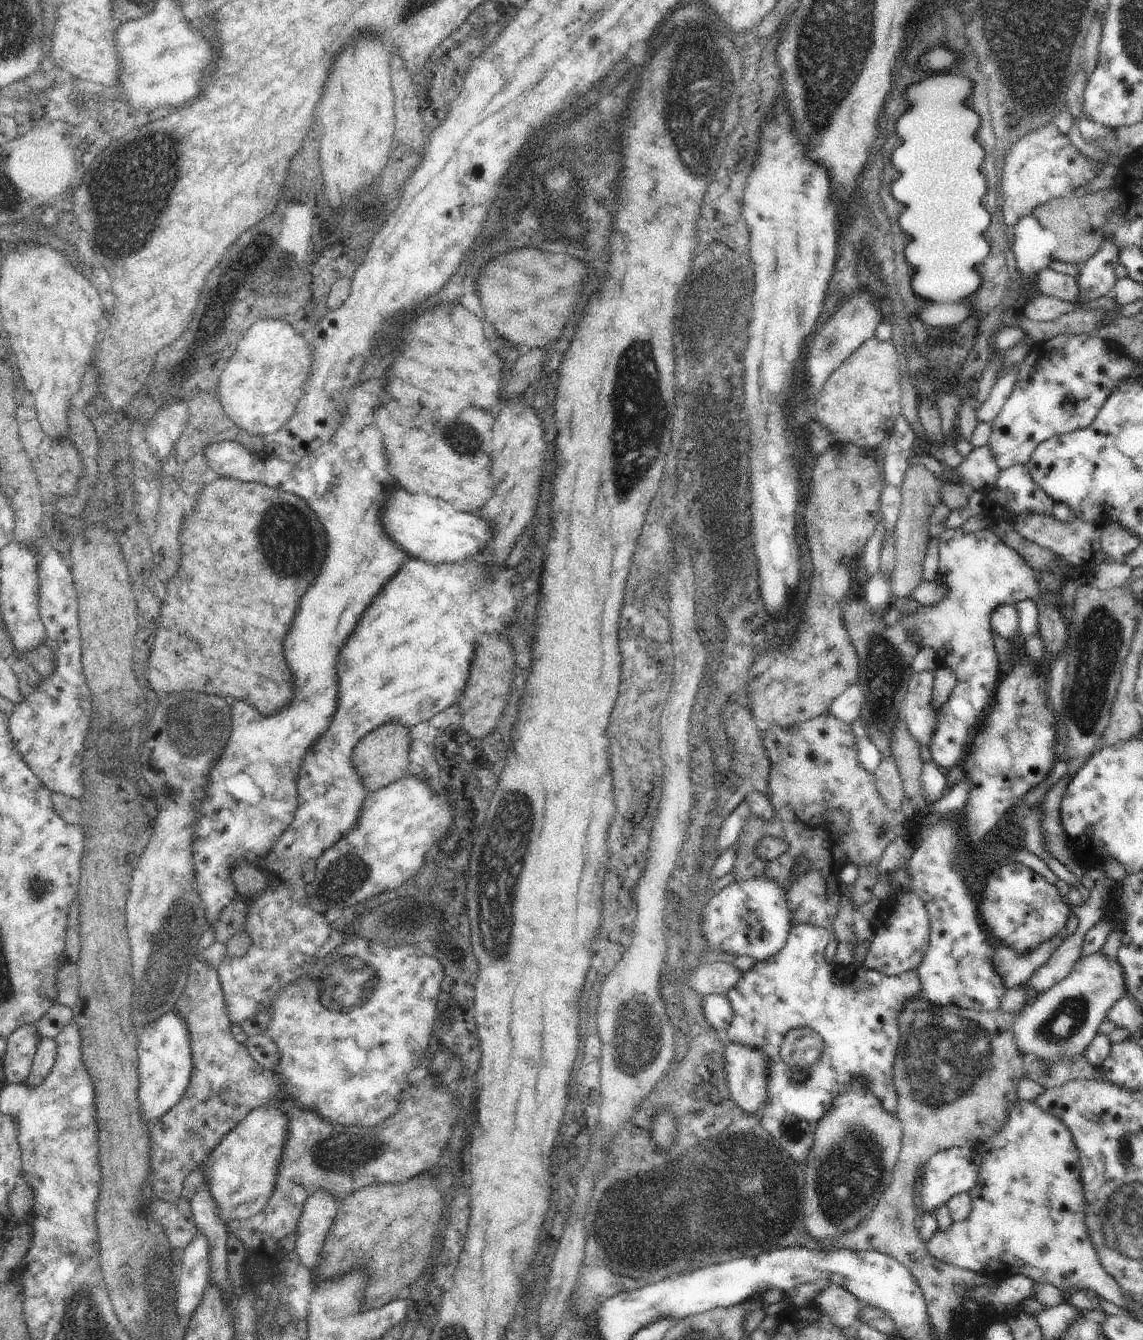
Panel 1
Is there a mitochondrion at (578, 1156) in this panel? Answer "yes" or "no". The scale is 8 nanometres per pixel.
no

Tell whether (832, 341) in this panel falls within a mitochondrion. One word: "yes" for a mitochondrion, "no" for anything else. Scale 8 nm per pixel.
yes

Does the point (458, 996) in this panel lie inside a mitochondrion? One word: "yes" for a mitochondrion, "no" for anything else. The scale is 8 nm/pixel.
no

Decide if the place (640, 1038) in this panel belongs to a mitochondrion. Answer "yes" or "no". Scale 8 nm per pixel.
yes

